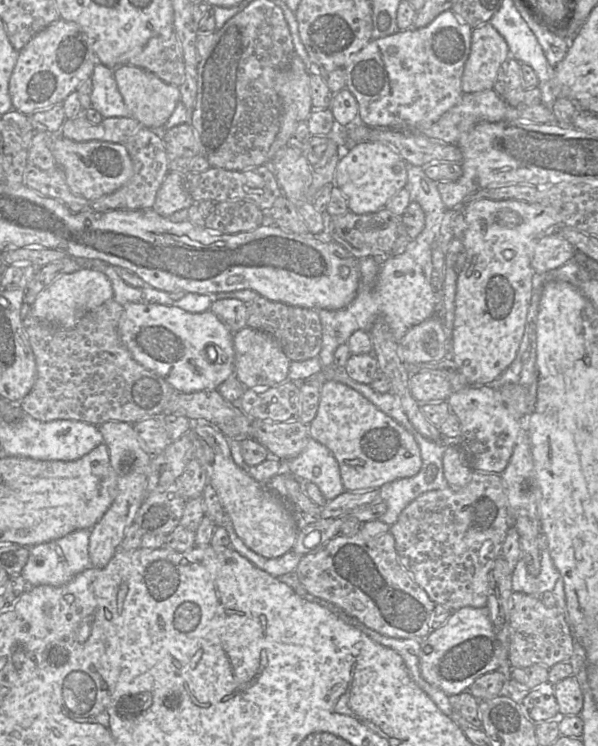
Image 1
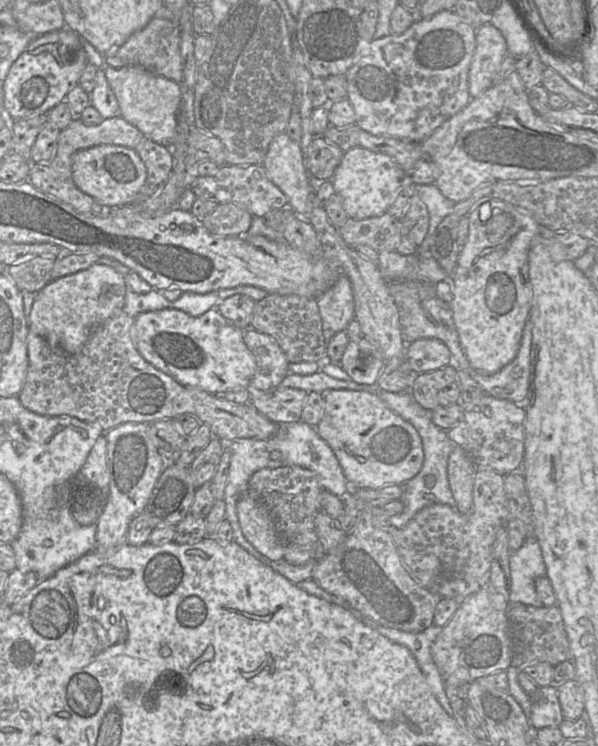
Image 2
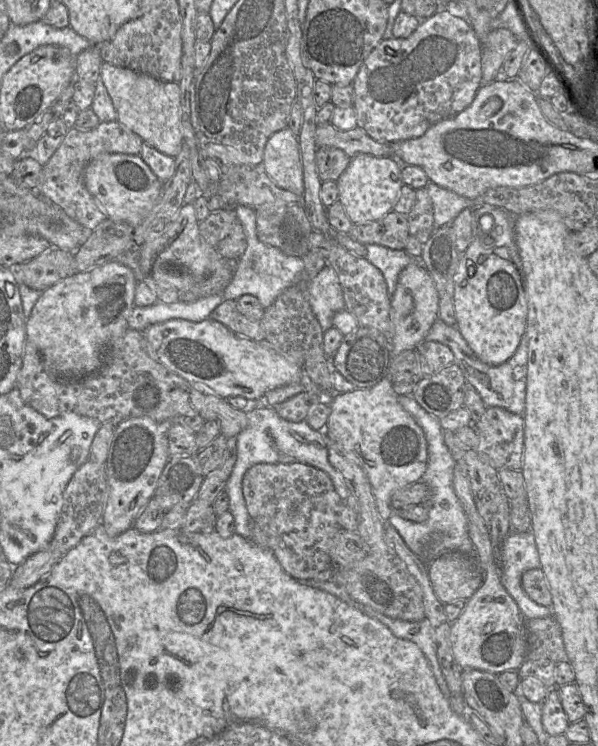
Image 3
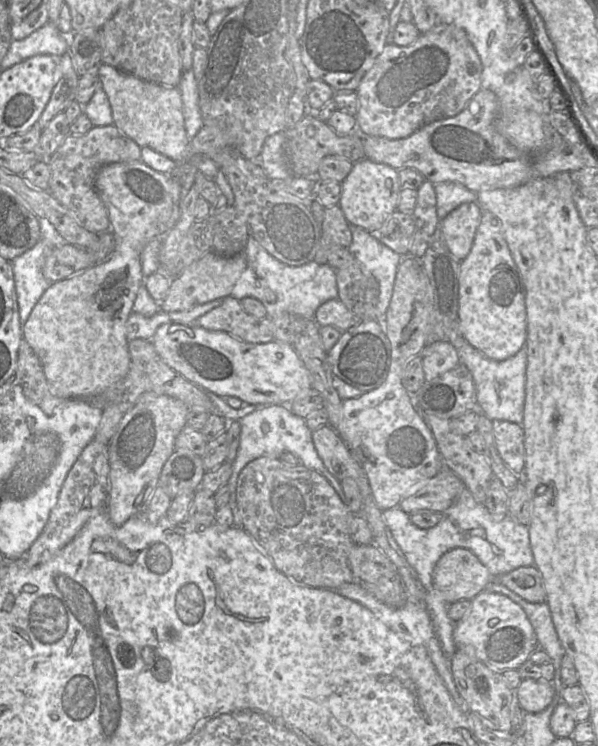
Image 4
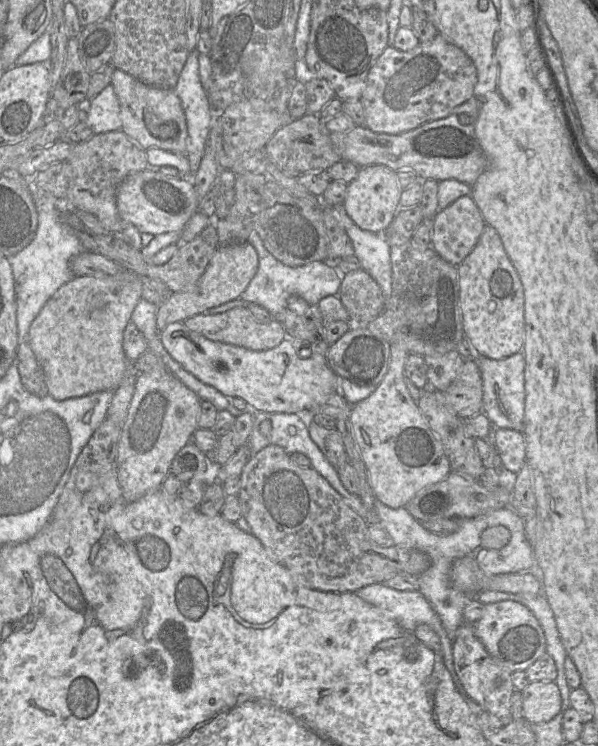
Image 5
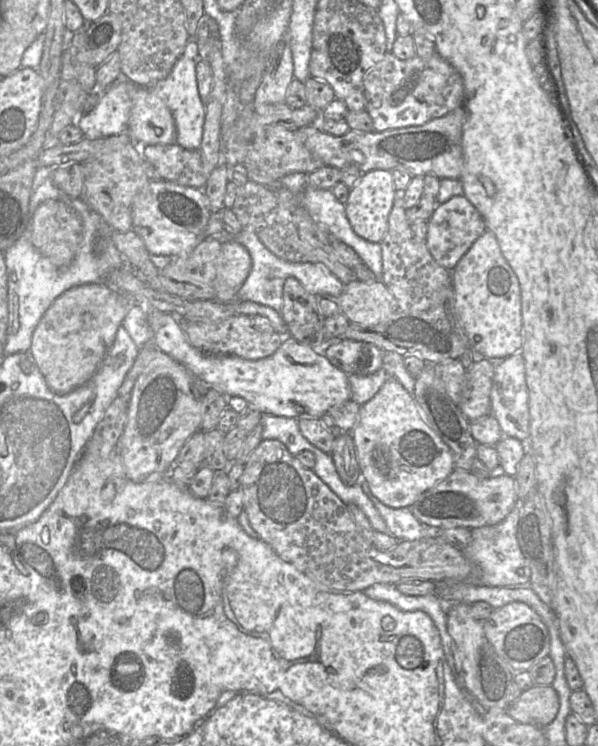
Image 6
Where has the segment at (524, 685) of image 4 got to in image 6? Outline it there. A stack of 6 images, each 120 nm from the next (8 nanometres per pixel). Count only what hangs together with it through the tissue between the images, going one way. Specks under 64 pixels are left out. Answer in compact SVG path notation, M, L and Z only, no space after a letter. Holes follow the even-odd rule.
M534 685L505 710L520 723L544 727L555 719L559 706L559 696L551 685Z

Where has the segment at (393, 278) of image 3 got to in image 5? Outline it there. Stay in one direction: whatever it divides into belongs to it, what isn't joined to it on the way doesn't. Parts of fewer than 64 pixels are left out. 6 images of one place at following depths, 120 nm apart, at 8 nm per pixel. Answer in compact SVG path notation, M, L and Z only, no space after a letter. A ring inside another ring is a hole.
M343 205L332 208L333 216L352 241L361 269L377 282L387 307L392 296L391 246L381 234L359 228L347 215Z

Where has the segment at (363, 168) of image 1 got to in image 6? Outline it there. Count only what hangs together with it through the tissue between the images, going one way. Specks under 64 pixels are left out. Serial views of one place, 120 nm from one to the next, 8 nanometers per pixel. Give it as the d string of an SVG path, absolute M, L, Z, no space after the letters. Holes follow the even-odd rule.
M375 169L363 173L360 180L350 189L345 203L346 216L354 232L369 242L380 243L388 231L388 218L395 196L391 171Z

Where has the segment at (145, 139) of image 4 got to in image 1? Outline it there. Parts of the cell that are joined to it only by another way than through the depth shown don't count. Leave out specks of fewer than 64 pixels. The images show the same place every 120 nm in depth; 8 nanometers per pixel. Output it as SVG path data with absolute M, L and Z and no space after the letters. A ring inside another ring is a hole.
M120 65L113 71L118 90L132 117L143 127L161 129L181 101L179 87L167 84L155 74L133 65Z

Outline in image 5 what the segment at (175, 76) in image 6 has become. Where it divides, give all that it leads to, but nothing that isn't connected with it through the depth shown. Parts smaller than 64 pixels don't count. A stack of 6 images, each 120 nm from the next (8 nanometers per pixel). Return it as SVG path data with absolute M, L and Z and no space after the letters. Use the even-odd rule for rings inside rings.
M191 51L173 91L179 97L187 124L186 157L191 176L198 171L211 129L211 106L199 76L198 52Z

